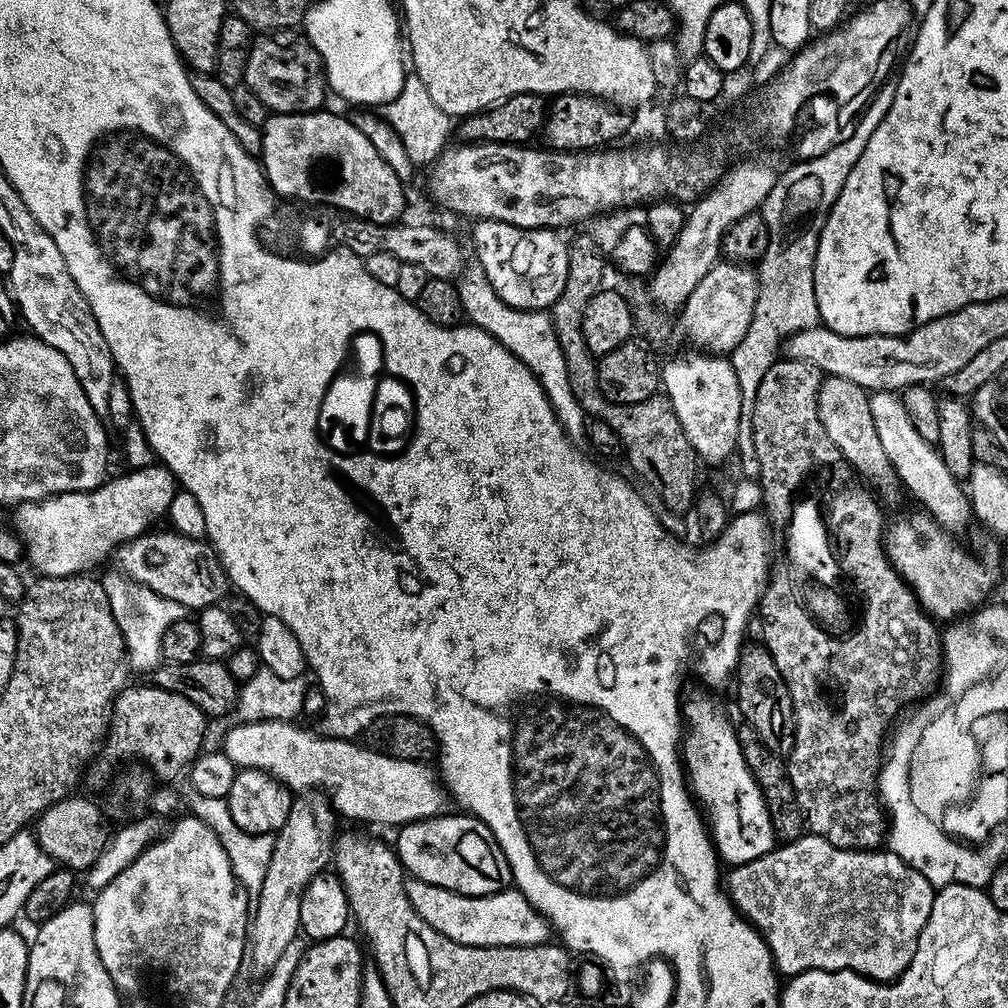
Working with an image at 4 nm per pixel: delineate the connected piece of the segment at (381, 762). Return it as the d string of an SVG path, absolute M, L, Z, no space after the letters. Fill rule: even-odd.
M259 720L253 724L240 722L235 725L237 728L229 730L222 750L233 764L240 768L261 768L297 793L323 790L341 817L403 826L413 824L415 820L428 820L445 811L445 789L437 773L428 769L427 763L403 760L384 750L371 752L356 744L360 742L355 739L338 740L335 736L323 734L315 736L298 725L286 720Z

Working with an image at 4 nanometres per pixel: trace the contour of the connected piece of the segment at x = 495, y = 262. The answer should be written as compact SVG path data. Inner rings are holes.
M481 220L475 226L476 240L484 250L485 271L501 300L514 308L551 309L566 290L572 262L570 244L559 236L561 233L555 228L520 228L502 220Z

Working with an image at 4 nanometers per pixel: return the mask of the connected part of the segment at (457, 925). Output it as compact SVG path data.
M413 879L407 885L408 900L413 909L434 930L459 944L475 948L505 948L543 944L549 939L550 925L528 901L523 891L505 890L489 896L467 896L440 885Z

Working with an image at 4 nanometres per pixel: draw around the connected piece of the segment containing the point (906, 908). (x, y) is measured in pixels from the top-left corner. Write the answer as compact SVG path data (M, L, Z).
M805 834L798 840L790 840L773 847L771 852L759 856L757 860L751 860L748 864L733 867L729 876L727 873L726 888L735 907L762 933L764 941L767 942L768 948L772 951L772 959L777 969L781 973L786 972L787 977L791 978L800 972L809 972L810 970L822 970L823 972L850 970L868 977L869 980L891 982L903 974L912 964L912 960L916 956L916 949L920 947L920 935L924 932L926 922L932 917L933 909L937 907L938 892L931 880L927 880L918 869L904 861L895 851L884 851L839 848L826 838Z

